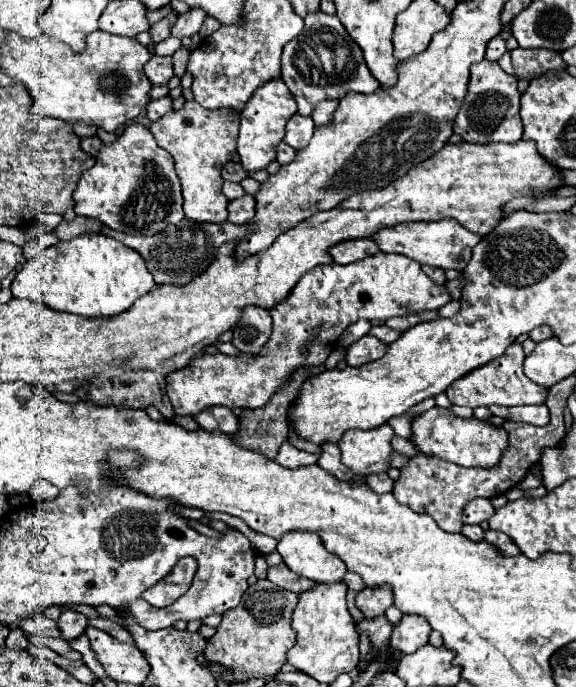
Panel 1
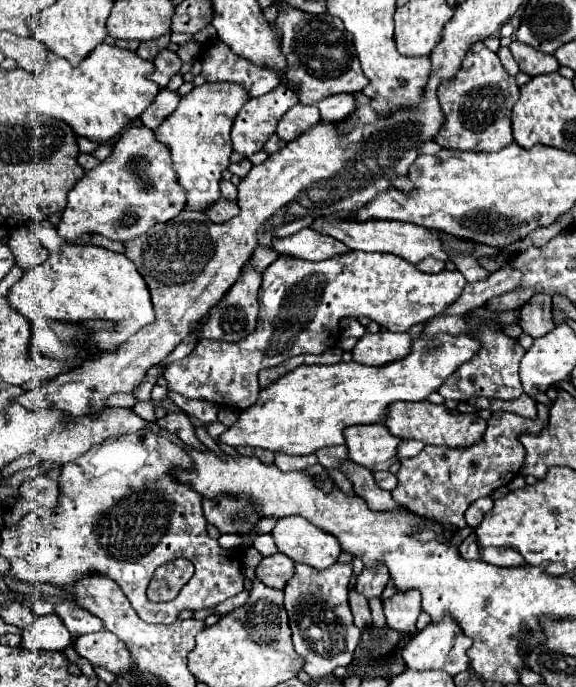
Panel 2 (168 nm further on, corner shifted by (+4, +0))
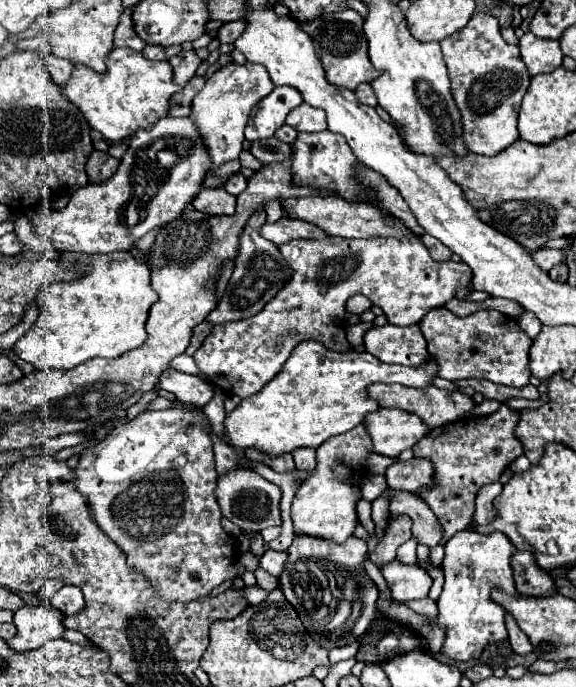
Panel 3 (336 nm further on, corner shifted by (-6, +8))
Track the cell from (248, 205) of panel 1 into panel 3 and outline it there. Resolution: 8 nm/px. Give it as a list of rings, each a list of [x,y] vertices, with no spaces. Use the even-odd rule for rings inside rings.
[[[206,187],[198,193],[192,205],[194,209],[208,213],[208,215],[234,215],[236,197],[226,193],[226,189],[222,187]]]

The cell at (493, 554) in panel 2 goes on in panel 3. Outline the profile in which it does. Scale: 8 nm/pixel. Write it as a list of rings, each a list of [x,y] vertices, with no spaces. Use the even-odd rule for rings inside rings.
[[[516,551],[512,555],[512,571],[514,571],[514,581],[516,581],[516,591],[522,595],[534,595],[534,597],[546,597],[554,589],[552,577],[542,571],[530,555],[530,551]]]

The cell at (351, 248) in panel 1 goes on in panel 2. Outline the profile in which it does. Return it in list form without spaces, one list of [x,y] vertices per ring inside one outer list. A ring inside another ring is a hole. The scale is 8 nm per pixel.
[[[304,227],[302,231],[290,235],[290,237],[280,237],[272,239],[272,249],[278,255],[290,255],[306,261],[324,261],[334,255],[346,253],[348,247],[328,235],[316,233],[310,227]]]

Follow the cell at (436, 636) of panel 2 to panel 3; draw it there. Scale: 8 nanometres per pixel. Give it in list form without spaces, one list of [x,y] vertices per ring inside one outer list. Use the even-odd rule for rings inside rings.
[[[474,529],[458,531],[446,543],[446,557],[442,563],[444,569],[444,591],[438,599],[438,619],[436,623],[444,629],[444,643],[436,657],[452,661],[474,661],[480,659],[486,645],[502,641],[508,637],[504,627],[504,609],[494,603],[492,593],[502,591],[508,595],[516,593],[510,557],[516,547],[506,539],[506,535],[480,535]]]

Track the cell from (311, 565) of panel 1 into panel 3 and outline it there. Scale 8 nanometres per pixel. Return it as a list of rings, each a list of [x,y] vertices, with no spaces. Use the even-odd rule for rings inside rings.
[[[364,425],[354,427],[346,435],[328,439],[318,449],[318,465],[312,477],[302,481],[296,497],[292,501],[292,523],[294,535],[310,535],[320,539],[330,539],[334,543],[344,543],[356,529],[356,501],[360,495],[360,475],[364,473],[364,461],[372,453],[372,441]],[[338,485],[348,485],[338,487]]]

